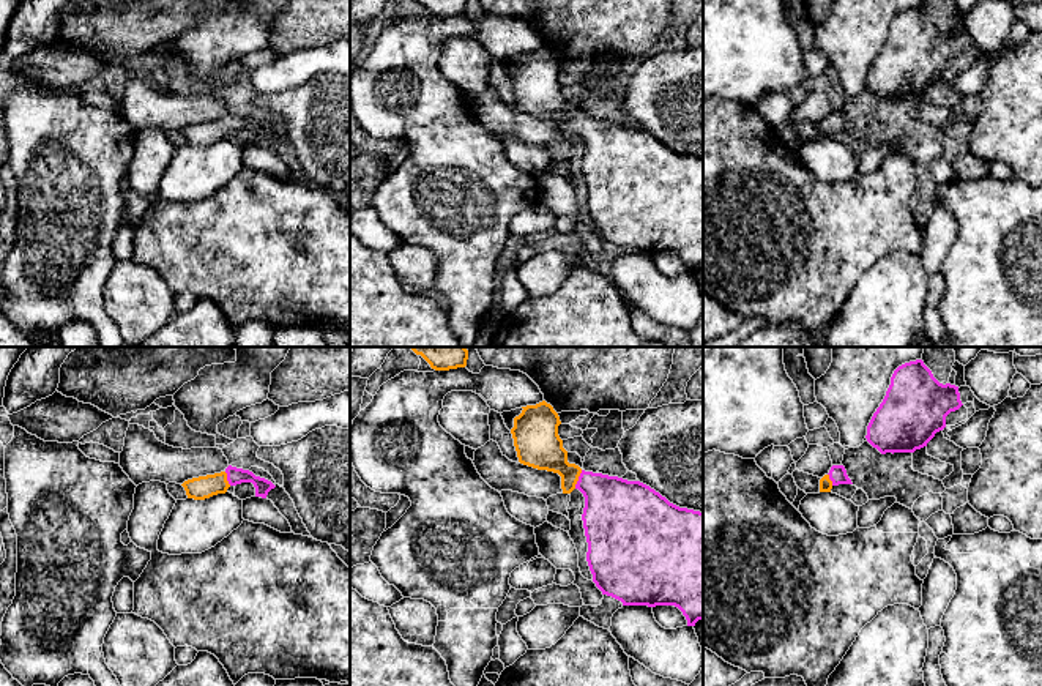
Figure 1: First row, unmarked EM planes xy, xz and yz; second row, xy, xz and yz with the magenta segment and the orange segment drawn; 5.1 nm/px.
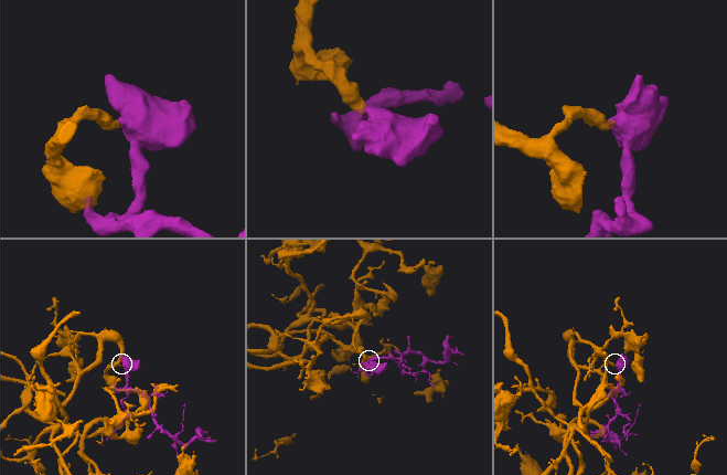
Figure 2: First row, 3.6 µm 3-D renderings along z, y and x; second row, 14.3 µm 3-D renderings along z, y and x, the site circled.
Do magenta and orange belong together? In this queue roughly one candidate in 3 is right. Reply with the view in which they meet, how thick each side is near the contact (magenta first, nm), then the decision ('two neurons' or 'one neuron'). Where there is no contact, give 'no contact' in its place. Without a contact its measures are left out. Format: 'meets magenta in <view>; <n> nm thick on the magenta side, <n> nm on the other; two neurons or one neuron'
meets magenta in xz; 340 nm thick on the magenta side, 220 nm on the other; one neuron

